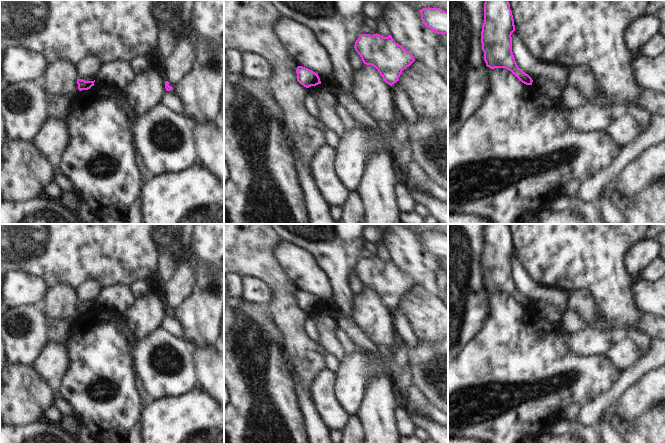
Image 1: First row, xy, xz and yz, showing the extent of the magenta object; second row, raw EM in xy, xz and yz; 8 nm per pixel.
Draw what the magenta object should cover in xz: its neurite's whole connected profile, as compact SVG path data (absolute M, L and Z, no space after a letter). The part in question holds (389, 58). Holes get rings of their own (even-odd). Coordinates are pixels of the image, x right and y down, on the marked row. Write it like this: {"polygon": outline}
{"polygon": "M377 33L361 34L354 48L363 63L375 67L390 86L399 81L402 71L415 61L414 56L397 44L391 34L388 37Z"}

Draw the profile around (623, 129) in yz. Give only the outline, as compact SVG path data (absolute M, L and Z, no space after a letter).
M620 112L607 129L609 136L621 148L642 133L641 126L628 114Z

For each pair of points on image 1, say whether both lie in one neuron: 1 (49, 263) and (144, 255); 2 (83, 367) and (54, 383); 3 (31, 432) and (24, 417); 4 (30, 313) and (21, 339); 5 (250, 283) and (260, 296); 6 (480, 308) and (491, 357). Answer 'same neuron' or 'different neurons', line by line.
1: same neuron
2: different neurons
3: different neurons
4: same neuron
5: same neuron
6: different neurons

